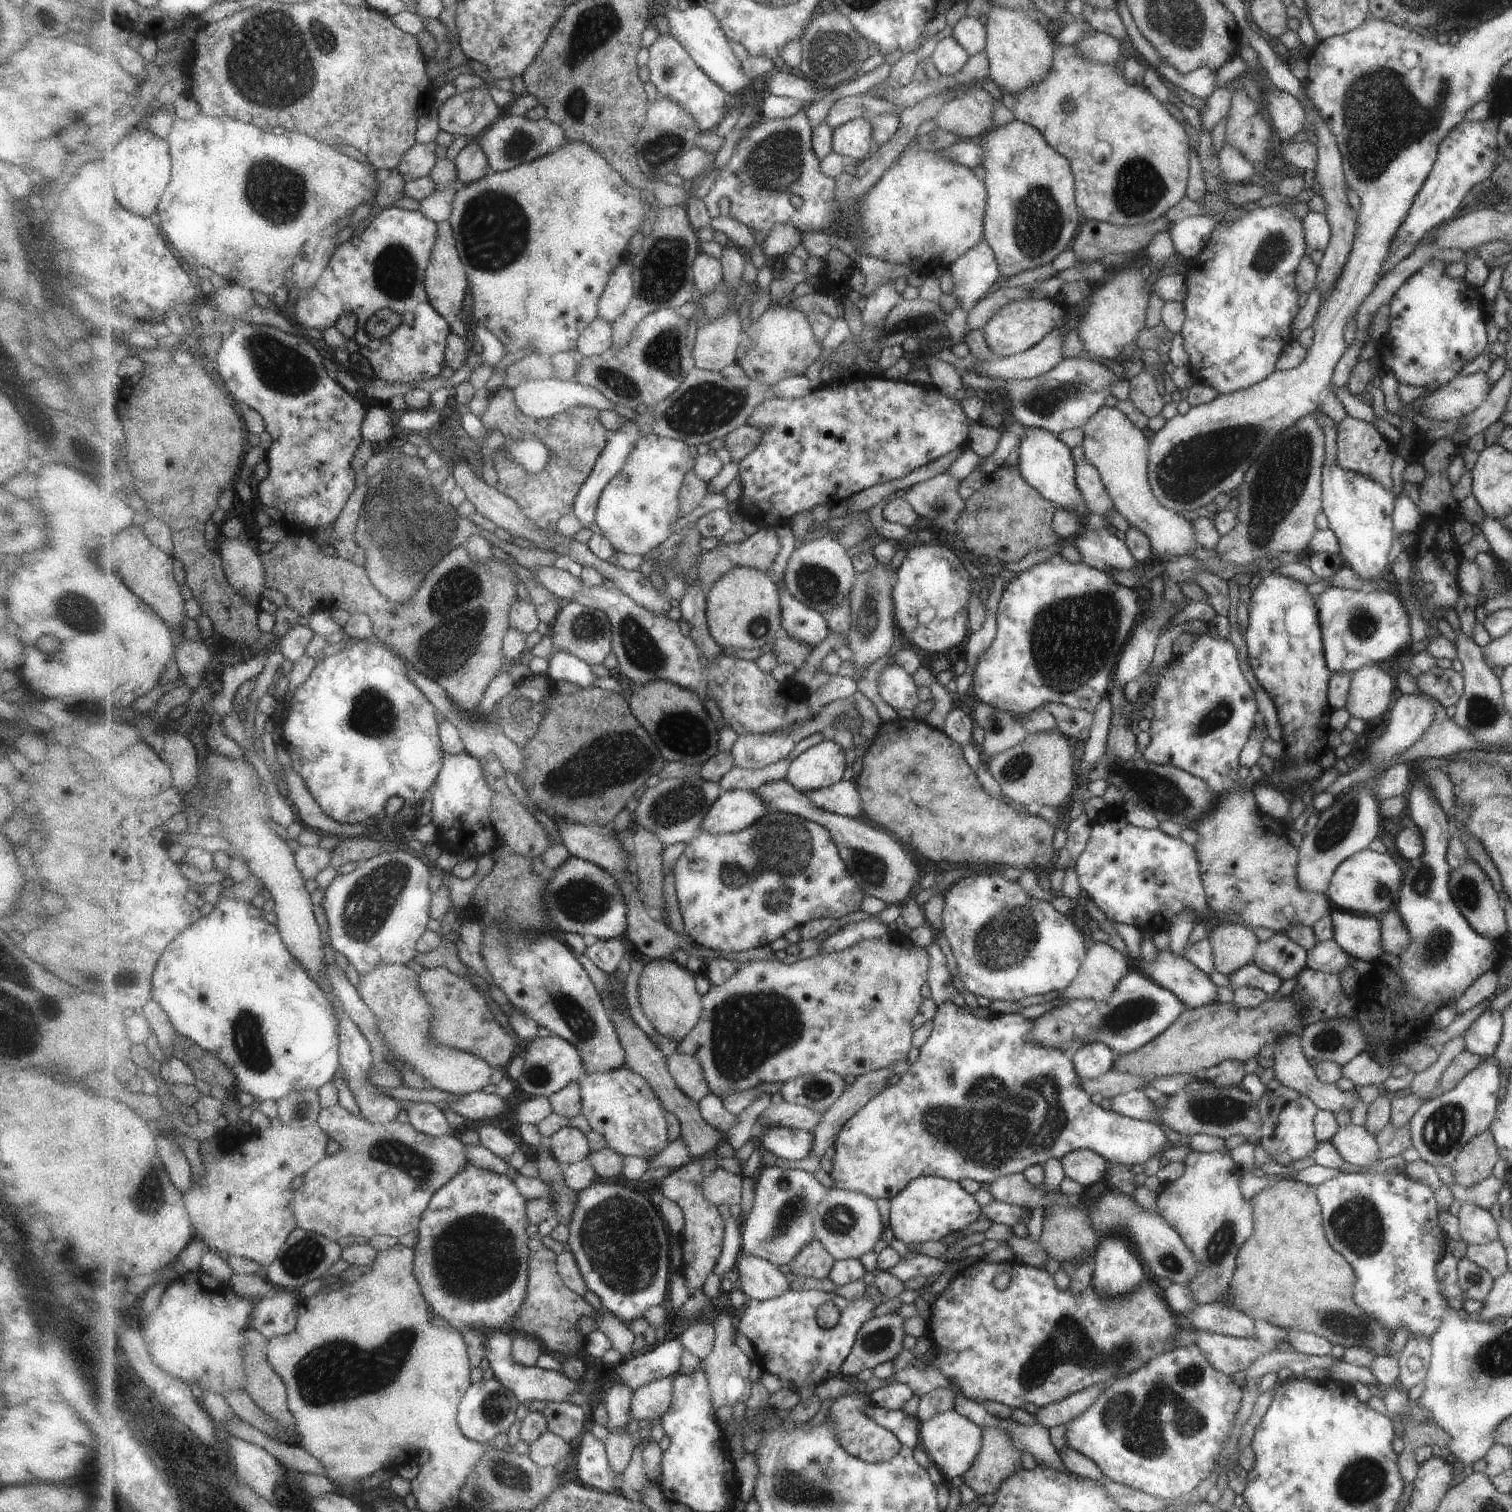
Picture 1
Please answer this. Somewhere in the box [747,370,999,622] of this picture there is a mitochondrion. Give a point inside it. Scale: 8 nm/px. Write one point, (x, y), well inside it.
(818, 585)

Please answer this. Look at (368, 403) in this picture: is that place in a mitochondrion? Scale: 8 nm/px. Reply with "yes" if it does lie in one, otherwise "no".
no

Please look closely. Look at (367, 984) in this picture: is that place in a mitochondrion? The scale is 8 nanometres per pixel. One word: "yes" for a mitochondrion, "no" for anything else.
no

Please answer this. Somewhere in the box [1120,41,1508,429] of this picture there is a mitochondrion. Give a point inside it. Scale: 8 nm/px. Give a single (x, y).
(1381, 117)

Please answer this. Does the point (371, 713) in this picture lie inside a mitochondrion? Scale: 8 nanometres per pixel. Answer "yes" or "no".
yes

